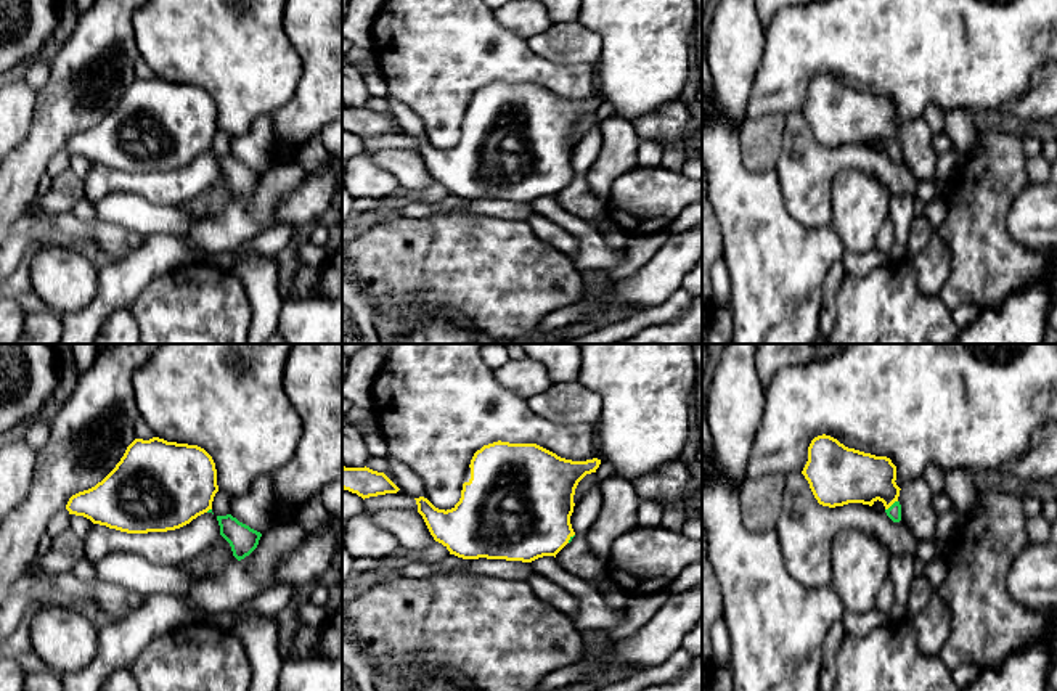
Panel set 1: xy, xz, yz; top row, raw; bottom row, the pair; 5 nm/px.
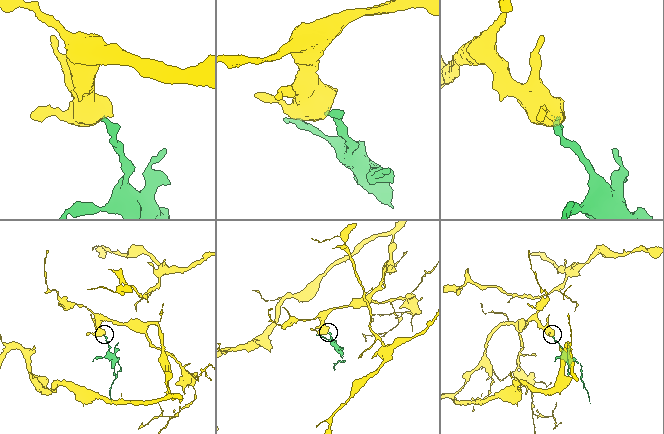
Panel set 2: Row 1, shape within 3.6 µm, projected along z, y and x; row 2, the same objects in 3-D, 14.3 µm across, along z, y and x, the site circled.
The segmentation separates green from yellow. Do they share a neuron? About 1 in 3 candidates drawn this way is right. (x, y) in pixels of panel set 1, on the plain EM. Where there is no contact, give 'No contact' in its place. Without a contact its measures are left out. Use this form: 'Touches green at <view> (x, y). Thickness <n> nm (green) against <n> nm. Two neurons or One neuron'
Touches green at yz (892, 145). Thickness 70 nm (green) against 260 nm. One neuron

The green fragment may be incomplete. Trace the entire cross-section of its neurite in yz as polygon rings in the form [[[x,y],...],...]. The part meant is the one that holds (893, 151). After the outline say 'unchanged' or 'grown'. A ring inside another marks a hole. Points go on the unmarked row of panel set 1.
[[[818,76],[808,87],[802,111],[819,145],[835,148],[848,143],[884,143],[893,162],[901,161],[896,106],[887,96],[848,88],[830,76]]]; grown

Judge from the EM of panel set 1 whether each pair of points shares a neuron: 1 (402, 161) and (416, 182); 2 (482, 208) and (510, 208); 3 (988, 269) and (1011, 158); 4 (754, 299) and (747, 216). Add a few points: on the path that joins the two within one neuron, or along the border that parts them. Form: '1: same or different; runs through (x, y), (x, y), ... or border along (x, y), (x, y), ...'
1: same; runs through (407, 166), (416, 177)
2: same; runs through (489, 208), (503, 208)
3: same; runs through (988, 241), (988, 185)
4: same; runs through (754, 278), (754, 237)

